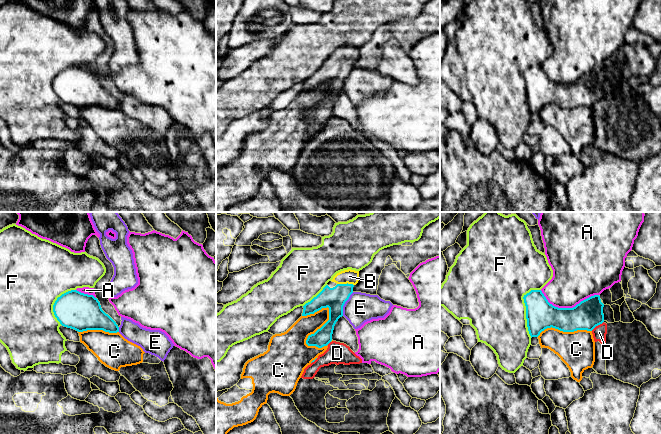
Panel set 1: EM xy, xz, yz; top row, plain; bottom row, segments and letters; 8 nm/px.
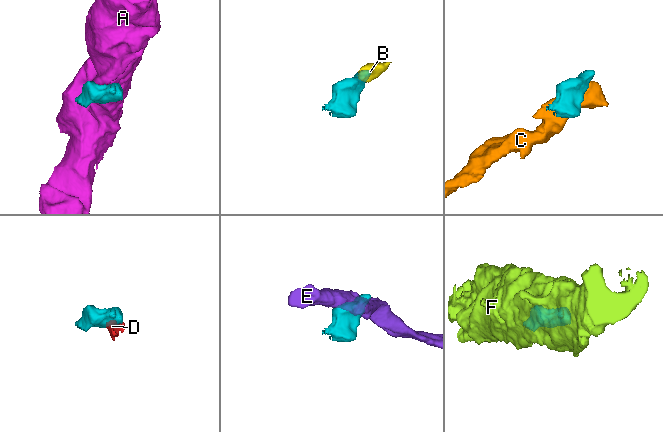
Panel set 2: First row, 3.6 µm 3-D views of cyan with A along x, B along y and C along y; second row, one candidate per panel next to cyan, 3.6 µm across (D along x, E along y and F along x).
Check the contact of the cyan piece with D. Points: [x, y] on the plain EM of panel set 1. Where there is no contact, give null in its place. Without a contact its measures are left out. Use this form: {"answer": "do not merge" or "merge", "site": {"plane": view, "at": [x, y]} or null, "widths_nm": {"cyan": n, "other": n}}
{"answer": "do not merge", "site": {"plane": "yz", "at": [597, 101]}, "widths_nm": {"cyan": 240, "other": 110}}

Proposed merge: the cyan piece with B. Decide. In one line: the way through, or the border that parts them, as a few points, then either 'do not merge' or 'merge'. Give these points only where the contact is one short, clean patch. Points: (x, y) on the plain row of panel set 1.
across xz (334, 74), (345, 60), (349, 52) | merge

